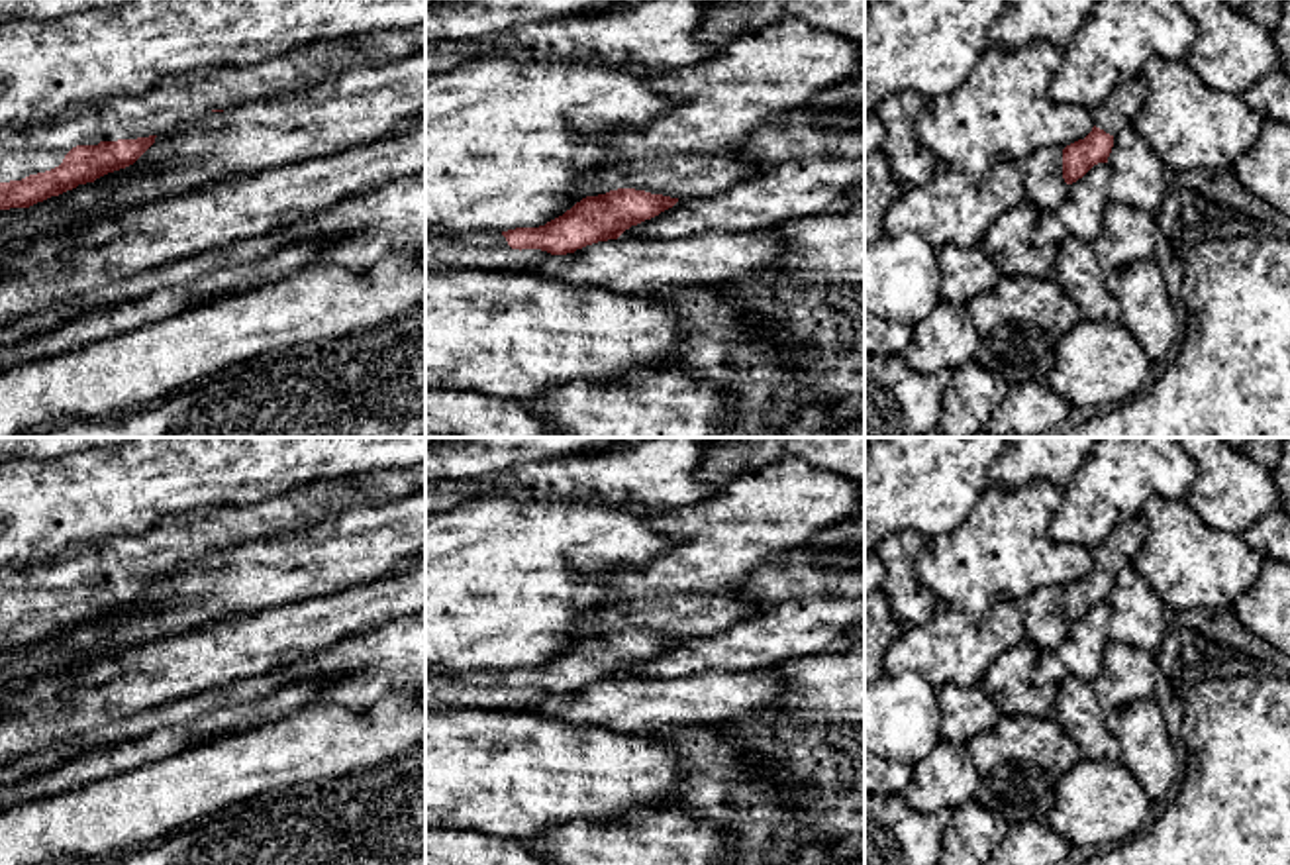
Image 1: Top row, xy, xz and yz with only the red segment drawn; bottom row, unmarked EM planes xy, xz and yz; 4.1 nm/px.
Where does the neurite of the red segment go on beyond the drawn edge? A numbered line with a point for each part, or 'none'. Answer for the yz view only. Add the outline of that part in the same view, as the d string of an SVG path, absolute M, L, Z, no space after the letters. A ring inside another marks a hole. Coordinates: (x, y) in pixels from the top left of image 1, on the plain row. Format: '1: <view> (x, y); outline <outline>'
1: yz (1120, 548); outline M1143 514L1117 526L1098 547L1092 549L1094 565L1110 575L1121 567L1133 565L1137 551L1147 535L1147 520Z

